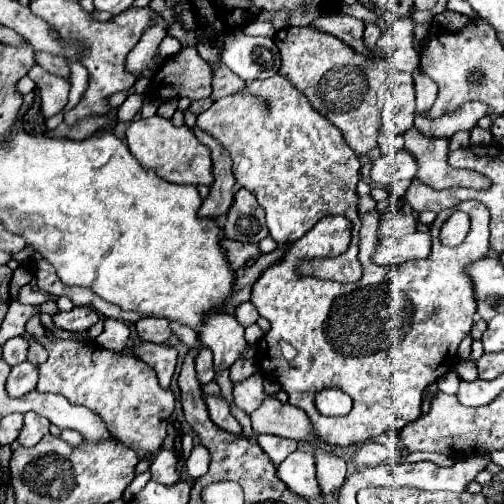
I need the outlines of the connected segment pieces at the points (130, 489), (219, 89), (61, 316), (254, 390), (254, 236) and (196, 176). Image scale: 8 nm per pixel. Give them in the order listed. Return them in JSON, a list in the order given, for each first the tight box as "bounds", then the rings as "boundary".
[{"bounds":[122,471,151,503],"boundary":[[[149,471],[135,476],[133,481],[129,484],[129,486],[125,489],[123,493],[122,499],[124,500],[124,502],[128,503],[129,501],[131,501],[133,496],[135,496],[139,491],[141,491],[150,479],[151,478]]]},{"bounds":[211,64,245,100],"boundary":[[[223,64],[213,66],[213,94],[211,94],[213,100],[233,94],[233,92],[241,90],[243,86],[245,86],[245,82],[239,76],[235,76],[227,66],[223,66]]]},{"bounds":[52,306,99,332],"boundary":[[[75,306],[69,312],[57,312],[52,316],[52,319],[55,326],[59,326],[63,330],[85,332],[87,328],[91,328],[99,320],[99,314],[87,306]]]},{"bounds":[233,374,265,414],"boundary":[[[253,374],[251,378],[233,386],[235,406],[247,414],[251,414],[263,400],[265,400],[265,390],[263,390],[263,376],[261,374]]]},{"bounds":[223,190,267,244],"boundary":[[[237,190],[233,204],[225,216],[223,232],[225,238],[247,244],[259,244],[267,236],[265,210],[259,206],[257,198],[249,190]]]},{"bounds":[127,116,213,184],"boundary":[[[161,116],[133,120],[127,128],[127,146],[131,154],[139,160],[145,170],[155,170],[155,174],[173,184],[205,184],[213,182],[209,148],[205,148],[187,126],[173,126],[171,120]]]}]

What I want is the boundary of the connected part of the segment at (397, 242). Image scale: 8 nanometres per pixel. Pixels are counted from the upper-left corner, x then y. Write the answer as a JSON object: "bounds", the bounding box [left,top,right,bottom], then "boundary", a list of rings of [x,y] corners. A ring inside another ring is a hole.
{"bounds":[373,232,431,266],"boundary":[[[413,232],[401,238],[385,238],[379,242],[373,262],[381,266],[399,266],[409,260],[425,260],[431,252],[431,234]]]}

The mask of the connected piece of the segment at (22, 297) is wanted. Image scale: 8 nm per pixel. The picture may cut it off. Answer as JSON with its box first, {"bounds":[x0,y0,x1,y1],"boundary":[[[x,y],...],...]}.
{"bounds":[17,284,49,304],"boundary":[[[29,284],[21,286],[19,288],[19,294],[17,294],[17,300],[21,304],[43,304],[47,298],[49,298],[47,294],[41,294],[39,290],[33,290]]]}

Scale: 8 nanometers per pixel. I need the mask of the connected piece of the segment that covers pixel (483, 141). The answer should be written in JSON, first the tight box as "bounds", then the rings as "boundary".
{"bounds":[471,128,493,146],"boundary":[[[473,128],[471,130],[471,144],[489,146],[491,142],[493,142],[493,134],[489,130],[483,130],[483,128]]]}

